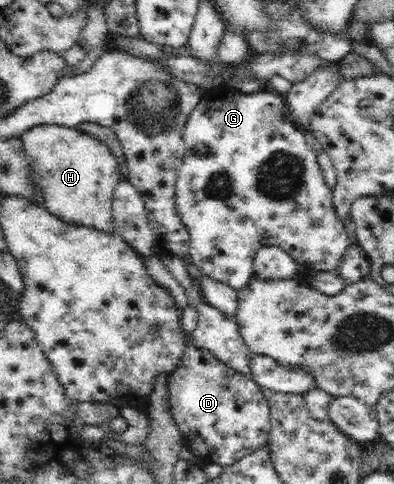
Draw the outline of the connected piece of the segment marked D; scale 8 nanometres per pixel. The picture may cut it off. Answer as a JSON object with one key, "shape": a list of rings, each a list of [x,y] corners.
{"shape":[[[188,340],[182,360],[169,374],[167,383],[170,411],[182,433],[184,445],[198,450],[205,463],[216,462],[226,467],[242,458],[244,454],[257,451],[264,443],[268,443],[271,411],[261,386],[250,375],[240,374],[226,366],[226,363],[222,363],[210,351],[198,348]]]}

